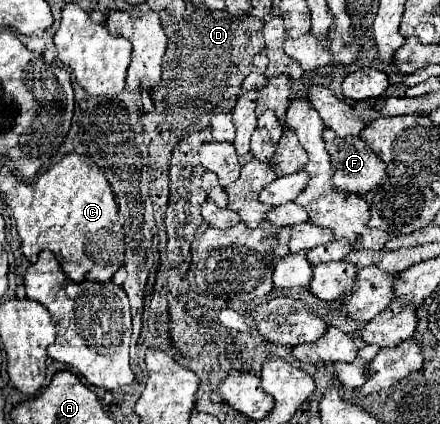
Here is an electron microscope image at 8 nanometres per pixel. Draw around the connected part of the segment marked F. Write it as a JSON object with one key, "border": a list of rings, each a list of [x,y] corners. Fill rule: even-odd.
{"border":[[[324,129],[322,131],[322,139],[326,143],[326,149],[332,157],[332,165],[334,165],[334,185],[340,191],[348,191],[348,193],[356,193],[356,195],[364,195],[372,189],[376,189],[378,185],[382,185],[382,181],[386,179],[386,171],[384,171],[384,163],[380,163],[380,159],[376,157],[376,153],[356,135],[348,135],[348,137],[338,137],[332,129]]]}

